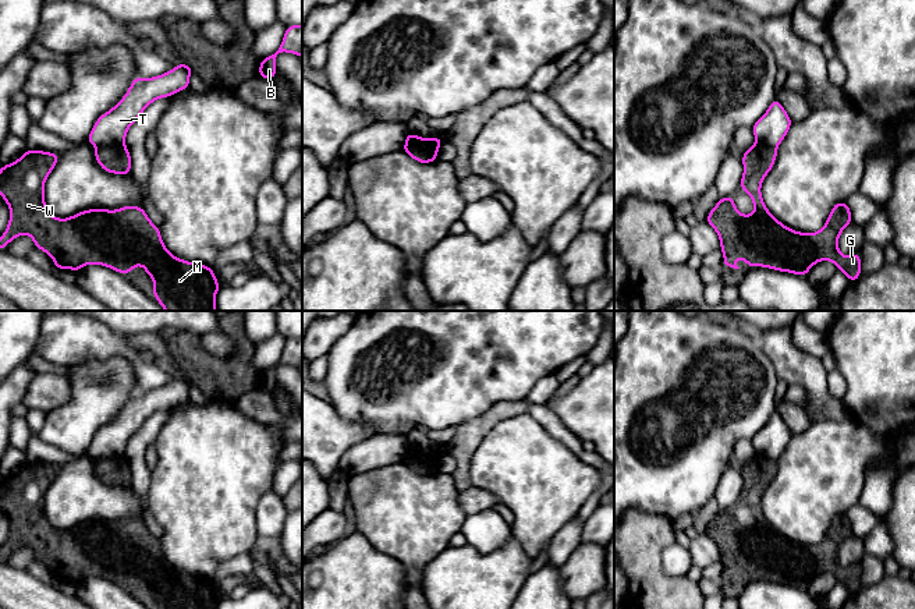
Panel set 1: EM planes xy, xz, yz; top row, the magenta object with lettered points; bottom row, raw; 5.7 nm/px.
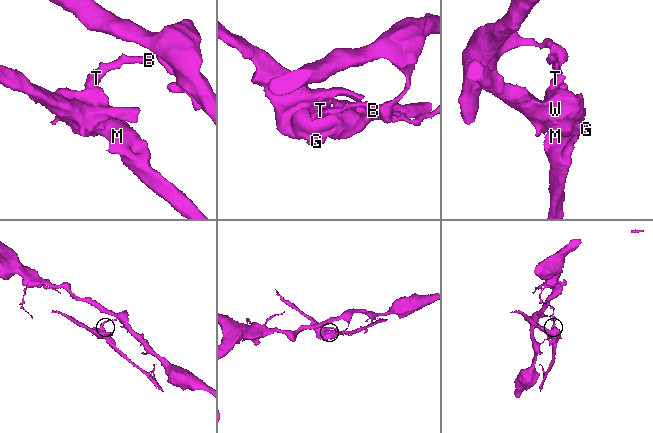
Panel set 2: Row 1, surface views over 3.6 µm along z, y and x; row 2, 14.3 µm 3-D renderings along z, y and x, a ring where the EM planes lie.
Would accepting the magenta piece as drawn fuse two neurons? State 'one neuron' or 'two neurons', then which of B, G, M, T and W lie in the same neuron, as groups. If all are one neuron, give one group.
two neurons; groups B T / G M W

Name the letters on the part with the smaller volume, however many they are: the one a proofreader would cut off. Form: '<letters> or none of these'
G, M, W

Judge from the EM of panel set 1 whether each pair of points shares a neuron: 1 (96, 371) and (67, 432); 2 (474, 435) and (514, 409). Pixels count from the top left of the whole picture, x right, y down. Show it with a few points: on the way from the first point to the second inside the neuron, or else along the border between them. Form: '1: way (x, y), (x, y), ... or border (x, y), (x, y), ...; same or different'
1: way (96, 386), (96, 399), (82, 417); same
2: way (483, 425), (493, 415), (504, 410); same

